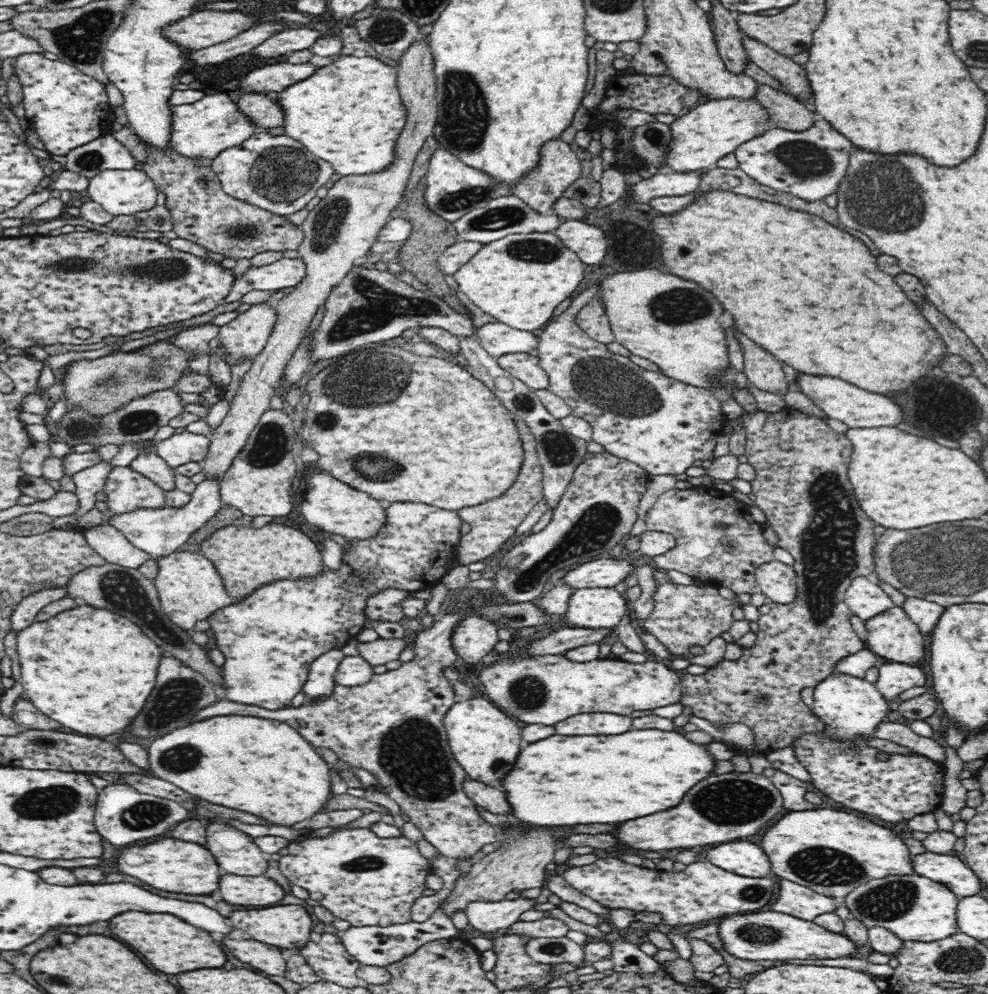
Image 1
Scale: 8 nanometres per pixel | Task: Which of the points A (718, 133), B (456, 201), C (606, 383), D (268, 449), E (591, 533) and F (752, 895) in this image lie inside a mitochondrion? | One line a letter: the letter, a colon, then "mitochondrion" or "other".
A: other
B: mitochondrion
C: mitochondrion
D: mitochondrion
E: mitochondrion
F: mitochondrion

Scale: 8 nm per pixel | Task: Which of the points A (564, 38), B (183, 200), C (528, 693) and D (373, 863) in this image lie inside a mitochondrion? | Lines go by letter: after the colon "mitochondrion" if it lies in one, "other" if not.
A: other
B: other
C: mitochondrion
D: mitochondrion

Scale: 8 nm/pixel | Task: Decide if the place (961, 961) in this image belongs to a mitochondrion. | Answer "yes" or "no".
yes

